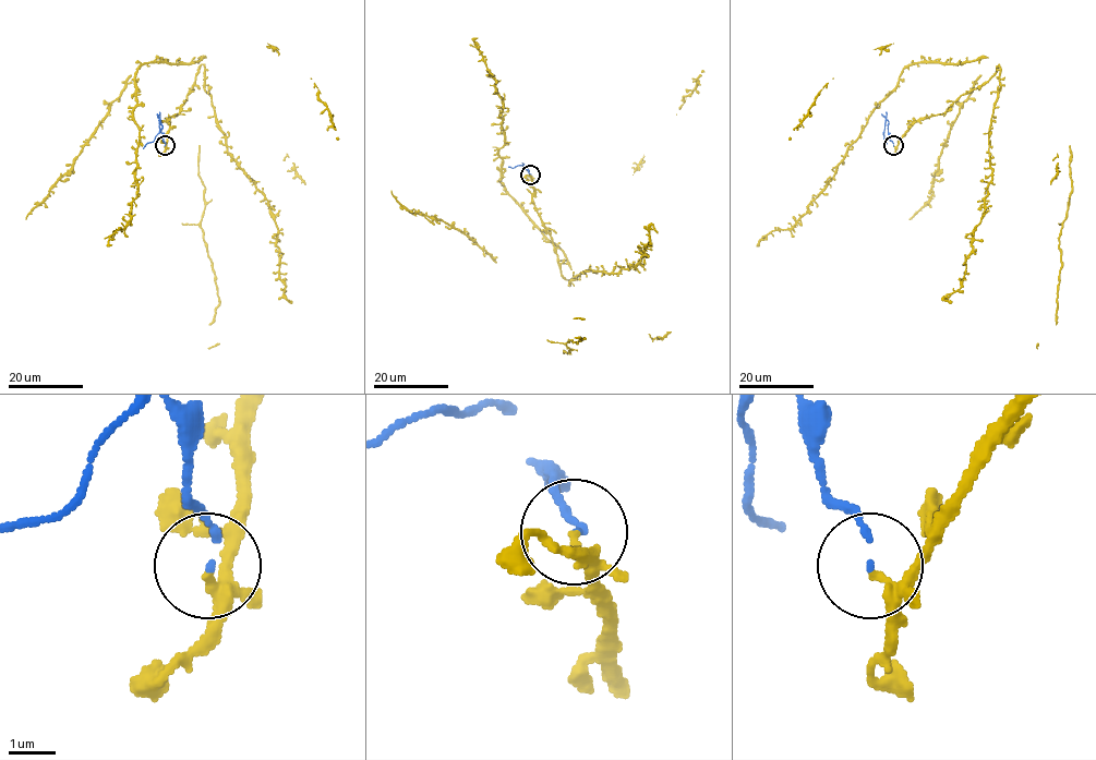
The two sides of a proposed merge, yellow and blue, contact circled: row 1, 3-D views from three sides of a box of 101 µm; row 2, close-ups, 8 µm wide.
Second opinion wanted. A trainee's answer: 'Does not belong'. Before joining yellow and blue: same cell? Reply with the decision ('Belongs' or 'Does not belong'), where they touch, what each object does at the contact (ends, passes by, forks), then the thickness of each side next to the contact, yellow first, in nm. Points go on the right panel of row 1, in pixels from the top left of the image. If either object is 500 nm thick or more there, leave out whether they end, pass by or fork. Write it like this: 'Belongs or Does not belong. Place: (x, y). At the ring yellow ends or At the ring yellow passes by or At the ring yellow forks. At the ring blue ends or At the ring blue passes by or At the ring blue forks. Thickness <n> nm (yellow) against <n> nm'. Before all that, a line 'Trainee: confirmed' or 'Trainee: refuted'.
Trainee: confirmed
Does not belong. Place: (893, 145). At the ring yellow forks. At the ring blue ends. Thickness 140 nm (yellow) against 120 nm

